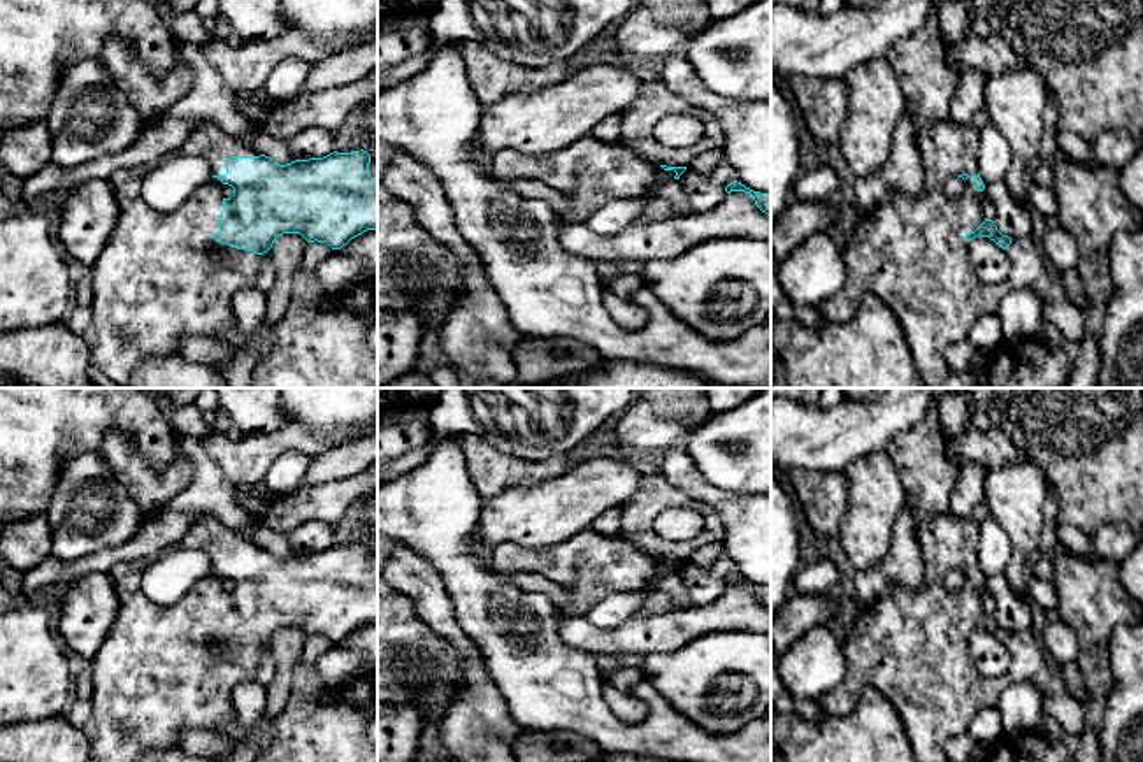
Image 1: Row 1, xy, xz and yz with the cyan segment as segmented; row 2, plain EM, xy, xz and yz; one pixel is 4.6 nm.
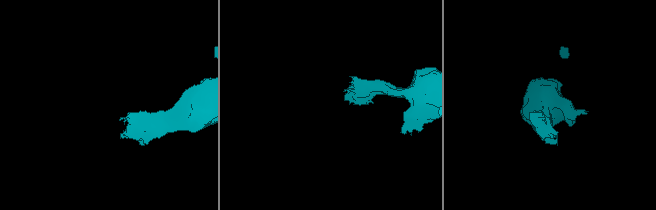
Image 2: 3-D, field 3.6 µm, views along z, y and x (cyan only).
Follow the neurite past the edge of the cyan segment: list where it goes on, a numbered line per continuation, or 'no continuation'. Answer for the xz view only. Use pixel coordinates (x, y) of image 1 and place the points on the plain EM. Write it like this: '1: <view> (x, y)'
1: xz (596, 566)

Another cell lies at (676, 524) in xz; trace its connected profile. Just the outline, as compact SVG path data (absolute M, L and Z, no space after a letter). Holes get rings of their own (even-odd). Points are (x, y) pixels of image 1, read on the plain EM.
M669 507L657 516L653 530L665 541L683 543L695 537L702 525L699 511L692 507Z

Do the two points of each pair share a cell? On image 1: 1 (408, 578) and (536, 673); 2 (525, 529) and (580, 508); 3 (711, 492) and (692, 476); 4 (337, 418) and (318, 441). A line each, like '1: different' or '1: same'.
1: different
2: same
3: same
4: different

